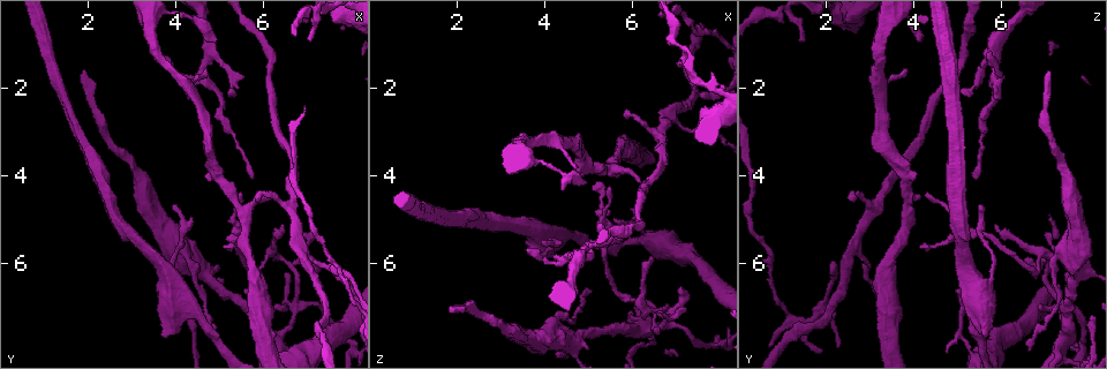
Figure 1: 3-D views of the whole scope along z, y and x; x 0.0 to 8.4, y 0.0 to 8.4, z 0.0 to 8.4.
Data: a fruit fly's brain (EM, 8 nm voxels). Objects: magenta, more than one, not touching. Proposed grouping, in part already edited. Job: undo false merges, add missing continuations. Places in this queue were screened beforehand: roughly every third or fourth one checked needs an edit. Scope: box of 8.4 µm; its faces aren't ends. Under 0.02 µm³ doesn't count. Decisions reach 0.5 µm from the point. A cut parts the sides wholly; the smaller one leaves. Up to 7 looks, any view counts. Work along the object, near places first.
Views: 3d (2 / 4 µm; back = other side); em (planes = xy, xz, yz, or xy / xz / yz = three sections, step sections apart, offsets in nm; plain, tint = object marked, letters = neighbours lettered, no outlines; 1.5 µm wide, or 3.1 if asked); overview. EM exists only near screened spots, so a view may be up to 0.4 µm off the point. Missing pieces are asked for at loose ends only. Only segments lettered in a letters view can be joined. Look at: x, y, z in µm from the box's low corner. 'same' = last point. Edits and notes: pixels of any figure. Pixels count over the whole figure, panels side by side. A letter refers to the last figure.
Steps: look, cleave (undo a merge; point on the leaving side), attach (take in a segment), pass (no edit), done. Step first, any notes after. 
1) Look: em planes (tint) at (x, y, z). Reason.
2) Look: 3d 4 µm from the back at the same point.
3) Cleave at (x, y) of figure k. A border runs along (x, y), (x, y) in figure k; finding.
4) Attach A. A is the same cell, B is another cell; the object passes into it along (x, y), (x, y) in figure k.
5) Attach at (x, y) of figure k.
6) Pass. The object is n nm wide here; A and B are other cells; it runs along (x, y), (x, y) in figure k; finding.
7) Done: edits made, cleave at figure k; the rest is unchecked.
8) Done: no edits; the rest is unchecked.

Look: em planes (letters) at (5.10, 5.60, 4.25). Tapers out.

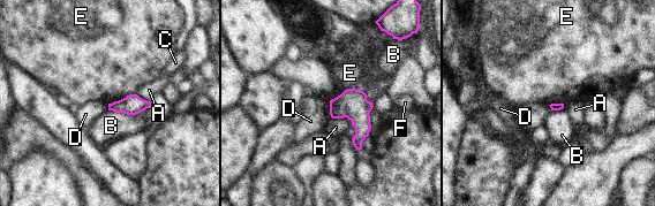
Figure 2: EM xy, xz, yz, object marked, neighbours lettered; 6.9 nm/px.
Pass. A, B, C, D, E and F are other cells; a border runs along (361, 90), (345, 89), (333, 99) in figure 2; no lettered segment goes on from it.

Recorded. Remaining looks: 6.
Look: em planes (tint) at (5.90, 4.55, 2.55). Free end.

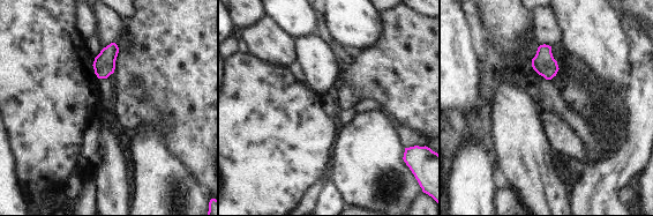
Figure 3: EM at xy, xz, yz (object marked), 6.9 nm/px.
Look: em planes (letters) at the same point. See the neighbours.

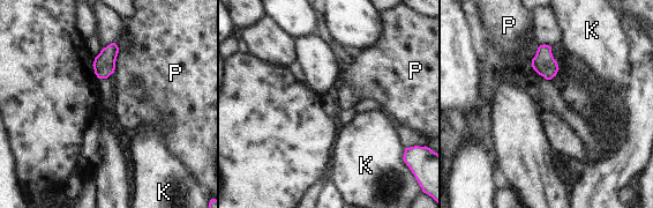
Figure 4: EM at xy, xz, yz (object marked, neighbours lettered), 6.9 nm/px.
Pass. K and P are other cells; a border runs along (115, 43), (118, 56), (113, 72) in figure 4; no lettered segment goes on from it.

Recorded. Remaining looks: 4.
Look: 3d 2 µm at (4.35, 2.20, 5.90). An open end.

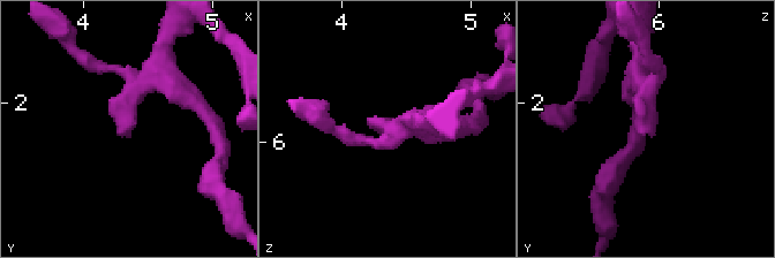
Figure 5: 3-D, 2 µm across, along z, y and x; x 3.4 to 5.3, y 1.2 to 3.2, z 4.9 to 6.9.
Look: em yz step 8 (tint) at (4.32, 2.24, 5.94). Need the tissue.

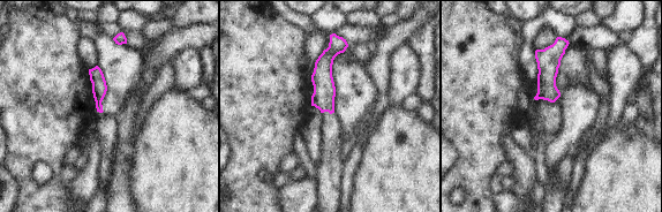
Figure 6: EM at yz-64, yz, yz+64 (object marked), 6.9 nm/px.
Look: em planes (letters) at the same point.

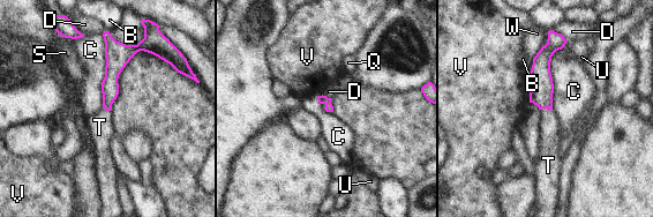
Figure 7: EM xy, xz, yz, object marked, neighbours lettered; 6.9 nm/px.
Attach at (549, 141) of figure 7. T is the same cell, B, C, D, Q, S, U, V and W are other cells; the object passes into it along (542, 88), (546, 107), (549, 141) in figure 7; it goes on there.

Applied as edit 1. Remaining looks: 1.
Done: edits made, attach at figure 7; the rest is unchecked.

